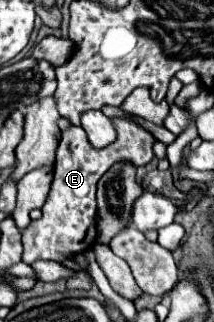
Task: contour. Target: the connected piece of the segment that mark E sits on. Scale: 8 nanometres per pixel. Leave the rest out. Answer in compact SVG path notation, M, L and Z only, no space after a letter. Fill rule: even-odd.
M112 118L117 130L117 140L103 148L95 150L87 142L87 134L79 126L69 126L62 131L61 143L56 150L55 168L53 168L53 182L47 194L47 200L41 208L41 218L33 220L23 232L23 262L33 264L35 260L55 260L63 262L69 254L81 254L93 248L97 240L97 202L95 202L95 186L101 176L115 164L115 162L130 162L135 166L144 166L153 159L151 146L155 138L137 126L129 119Z

